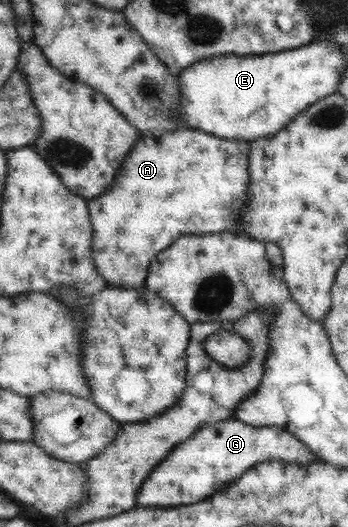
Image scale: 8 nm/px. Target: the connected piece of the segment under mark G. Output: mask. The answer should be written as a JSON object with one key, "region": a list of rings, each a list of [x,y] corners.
{"region":[[[230,418],[216,426],[202,426],[193,436],[180,442],[143,482],[136,505],[155,508],[190,505],[225,490],[247,469],[261,462],[281,460],[305,467],[318,459],[304,442],[281,427],[256,427]]]}

